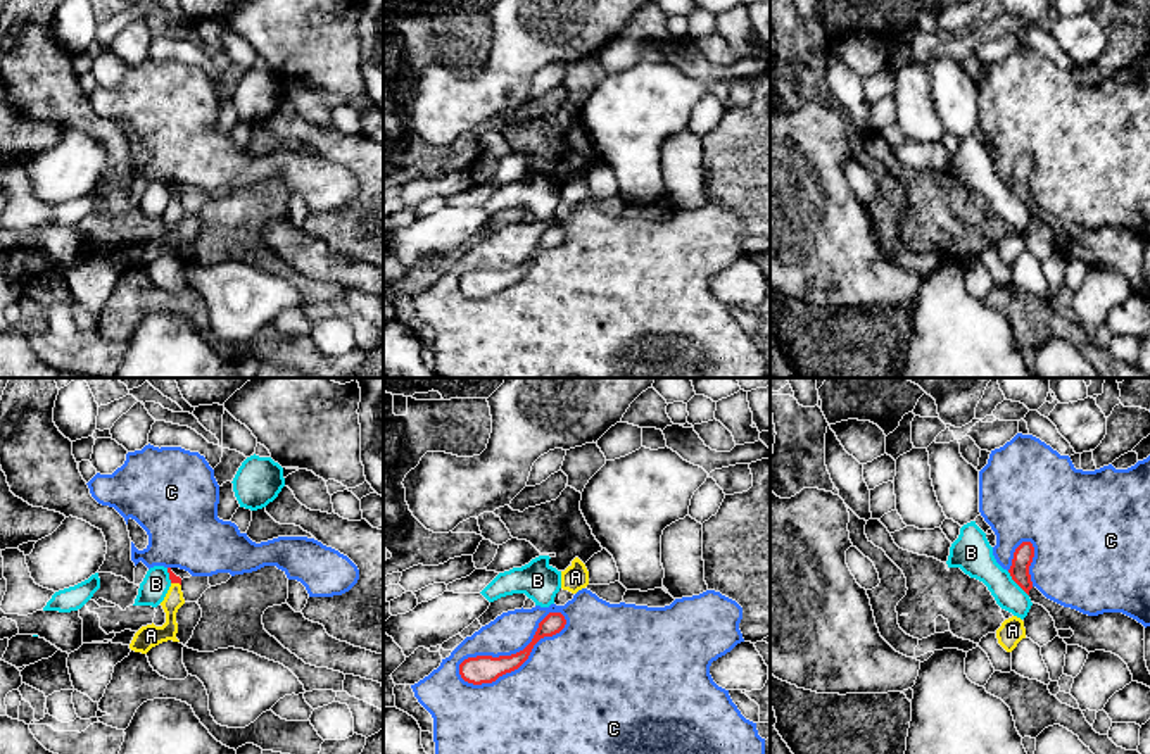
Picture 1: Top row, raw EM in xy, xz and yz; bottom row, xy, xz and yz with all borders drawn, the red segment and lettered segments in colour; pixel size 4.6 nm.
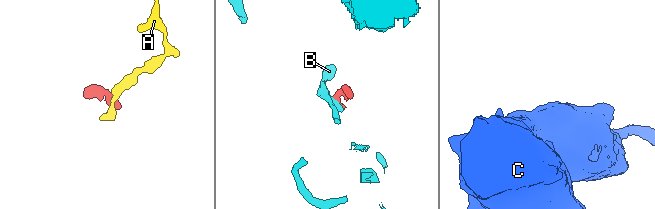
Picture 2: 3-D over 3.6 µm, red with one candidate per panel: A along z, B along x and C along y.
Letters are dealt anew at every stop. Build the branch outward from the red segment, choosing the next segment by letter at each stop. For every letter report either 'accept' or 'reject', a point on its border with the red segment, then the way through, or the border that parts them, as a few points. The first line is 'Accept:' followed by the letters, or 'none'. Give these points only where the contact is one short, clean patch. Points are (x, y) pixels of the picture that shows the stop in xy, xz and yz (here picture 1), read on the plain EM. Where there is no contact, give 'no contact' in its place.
Accept: none
A: reject | xy (176, 195) | along xy (171, 195), (180, 199)
B: reject | yz (1016, 195) | along yz (1007, 185), (1028, 209)
C: reject | xz (518, 280)

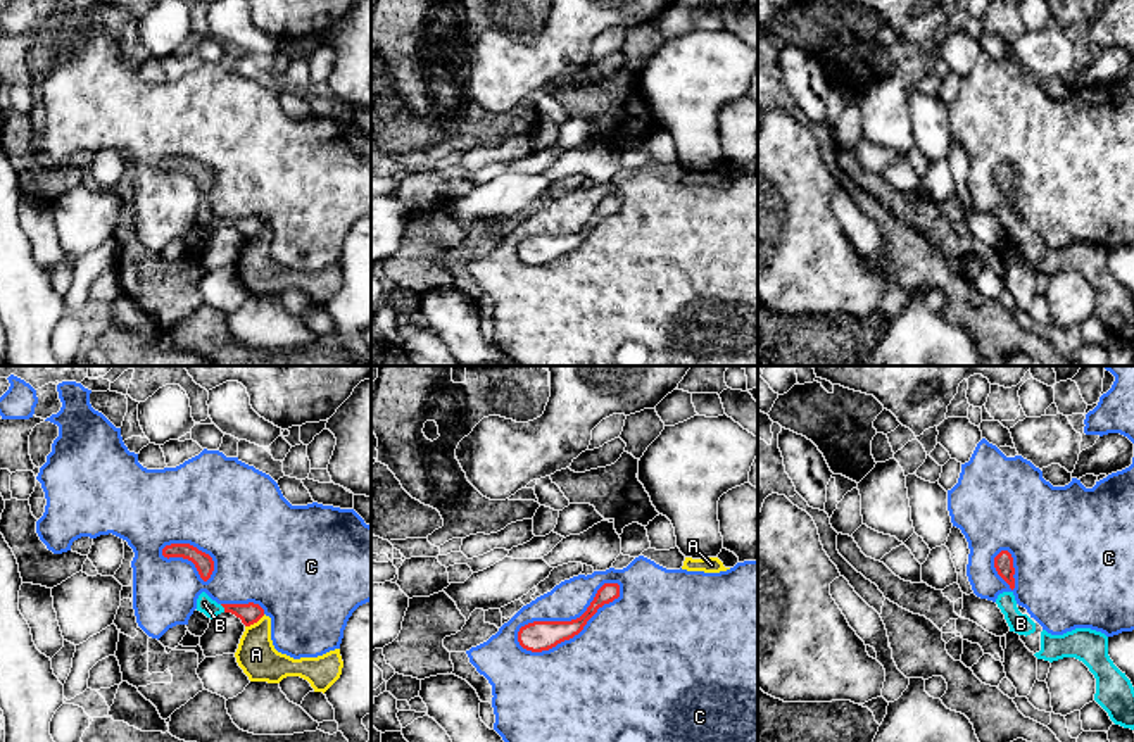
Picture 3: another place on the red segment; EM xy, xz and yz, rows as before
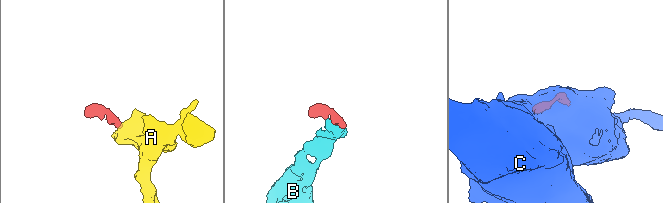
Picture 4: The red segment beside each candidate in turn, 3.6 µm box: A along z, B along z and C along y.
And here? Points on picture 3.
Accept: B
A: reject | xy (254, 235) | along xy (264, 228), (245, 240)
B: accept | xy (223, 220)
C: reject | xz (575, 247)

